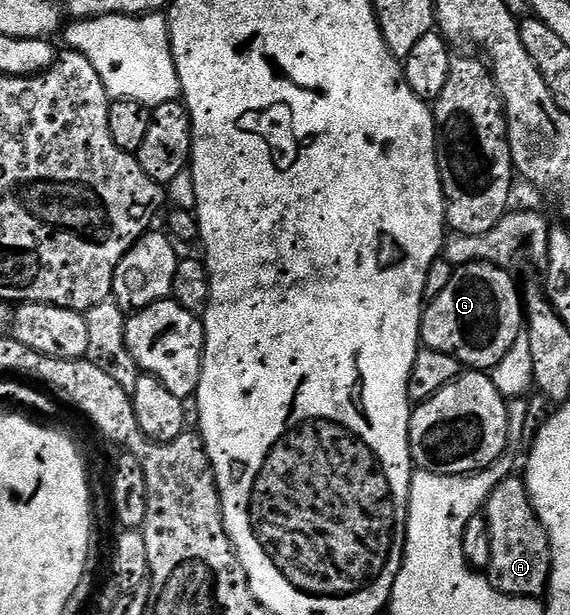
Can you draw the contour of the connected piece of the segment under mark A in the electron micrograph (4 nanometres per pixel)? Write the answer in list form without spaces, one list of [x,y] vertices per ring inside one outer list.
[[[523,478],[504,479],[493,489],[486,518],[490,529],[488,579],[504,595],[543,596],[548,590],[548,578],[552,572],[552,550],[546,529],[534,513]]]

